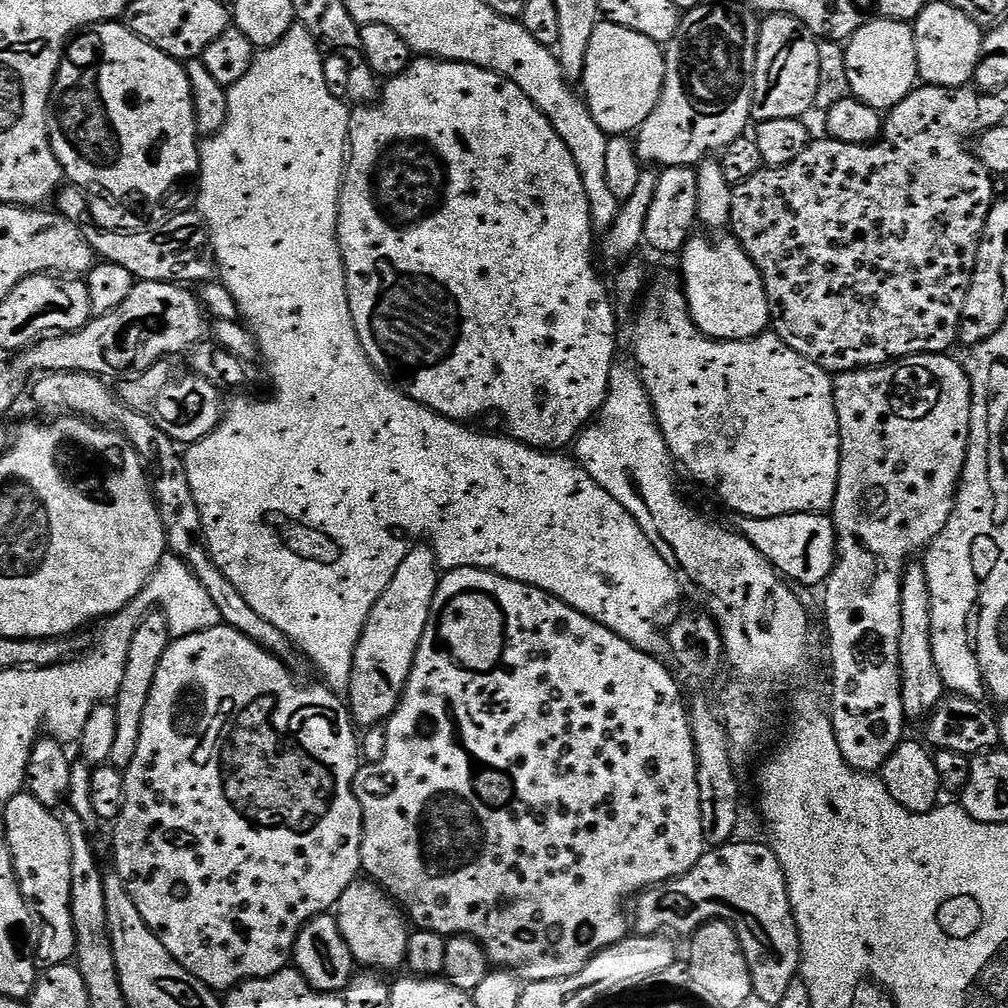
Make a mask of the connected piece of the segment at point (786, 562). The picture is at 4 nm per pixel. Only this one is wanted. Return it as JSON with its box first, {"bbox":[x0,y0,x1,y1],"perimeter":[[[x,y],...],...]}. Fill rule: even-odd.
{"bbox":[736,512,836,586],"perimeter":[[[803,512],[800,515],[779,515],[778,518],[750,519],[736,516],[737,531],[763,554],[777,571],[793,583],[804,586],[823,585],[835,568],[836,528],[832,519],[825,513]]]}

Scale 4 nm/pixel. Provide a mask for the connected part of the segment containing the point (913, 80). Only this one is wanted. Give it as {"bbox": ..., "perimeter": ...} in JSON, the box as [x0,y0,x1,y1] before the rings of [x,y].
{"bbox":[844,19,917,110],"perimeter":[[[882,19],[870,22],[846,41],[844,53],[850,93],[866,106],[890,110],[917,87],[916,34],[911,23]]]}

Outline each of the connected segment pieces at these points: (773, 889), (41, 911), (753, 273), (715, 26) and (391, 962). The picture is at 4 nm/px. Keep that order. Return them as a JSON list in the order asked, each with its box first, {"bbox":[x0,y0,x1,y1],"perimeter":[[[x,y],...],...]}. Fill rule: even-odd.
[{"bbox":[634,840,800,1004],"perimeter":[[[748,840],[736,843],[709,847],[703,858],[686,875],[645,888],[634,900],[634,928],[641,936],[675,934],[677,937],[688,938],[712,920],[725,920],[738,934],[740,945],[748,959],[755,999],[760,999],[764,1004],[780,1004],[787,998],[792,983],[797,983],[800,971],[800,931],[790,906],[786,878],[774,850],[767,843],[751,844]]]},{"bbox":[2,790,76,966],"perimeter":[[[26,790],[7,800],[3,808],[2,831],[8,839],[18,886],[33,913],[52,927],[52,945],[45,956],[43,953],[43,963],[44,960],[48,966],[69,963],[76,954],[76,934],[71,914],[70,838],[63,828],[61,817],[53,809],[42,806],[42,802]]]},{"bbox":[679,235,770,340],"perimeter":[[[693,235],[679,253],[679,275],[692,321],[711,340],[749,340],[761,336],[770,324],[768,299],[760,270],[754,266],[735,238],[707,240]]]},{"bbox":[634,2,761,169],"perimeter":[[[709,2],[706,6],[687,9],[681,15],[680,25],[674,34],[674,38],[664,48],[666,74],[664,75],[662,94],[658,98],[650,118],[646,118],[646,122],[642,122],[642,126],[634,136],[636,152],[645,165],[659,166],[661,169],[690,168],[699,165],[702,160],[709,159],[710,154],[723,152],[726,146],[730,146],[730,142],[734,142],[739,136],[743,136],[749,131],[750,121],[752,120],[752,87],[754,86],[754,70],[756,69],[756,38],[760,34],[760,26],[761,21],[758,19],[757,13],[750,11],[738,2],[732,2],[732,4]]]},{"bbox":[338,878,410,970],"perimeter":[[[358,878],[348,887],[346,894],[342,894],[338,919],[346,946],[350,946],[350,954],[357,965],[368,970],[389,970],[404,964],[410,924],[400,905],[379,884]]]}]

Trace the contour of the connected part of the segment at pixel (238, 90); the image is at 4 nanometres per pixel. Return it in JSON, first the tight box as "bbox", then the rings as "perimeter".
{"bbox":[183,26,682,698],"perimeter":[[[294,26],[274,46],[257,51],[250,70],[239,82],[234,82],[232,88],[227,89],[228,121],[219,133],[207,137],[200,146],[198,211],[212,239],[218,276],[239,306],[243,323],[255,337],[261,357],[268,359],[268,376],[276,391],[269,400],[236,400],[233,404],[229,403],[219,426],[195,444],[187,445],[183,453],[186,478],[190,478],[194,502],[198,502],[198,510],[202,514],[204,538],[212,561],[220,567],[226,578],[230,578],[230,582],[234,582],[234,586],[238,586],[242,598],[246,598],[246,602],[250,602],[250,606],[254,606],[254,610],[258,610],[266,622],[274,622],[274,626],[278,626],[278,630],[282,630],[282,634],[286,634],[299,651],[301,648],[316,663],[317,670],[324,675],[323,683],[341,698],[347,697],[350,690],[354,666],[352,656],[372,608],[378,598],[382,598],[386,586],[390,586],[390,578],[394,578],[398,566],[402,566],[402,558],[406,558],[414,541],[427,542],[436,551],[436,562],[441,569],[483,568],[523,584],[533,584],[549,596],[566,601],[584,616],[606,625],[611,632],[617,632],[626,642],[630,642],[630,646],[643,652],[659,653],[660,644],[662,648],[660,615],[679,598],[682,580],[666,562],[666,558],[654,550],[650,538],[642,534],[636,523],[630,522],[628,513],[618,510],[616,500],[610,498],[607,492],[601,492],[598,482],[578,474],[577,465],[571,459],[559,460],[556,457],[559,455],[551,451],[530,448],[507,435],[483,436],[480,432],[471,432],[468,429],[471,427],[447,420],[414,402],[405,392],[385,380],[369,362],[350,314],[344,259],[336,229],[340,217],[340,189],[344,187],[348,163],[348,131],[352,117],[349,105],[343,99],[340,101],[328,85],[323,54],[318,41],[299,26]]]}

